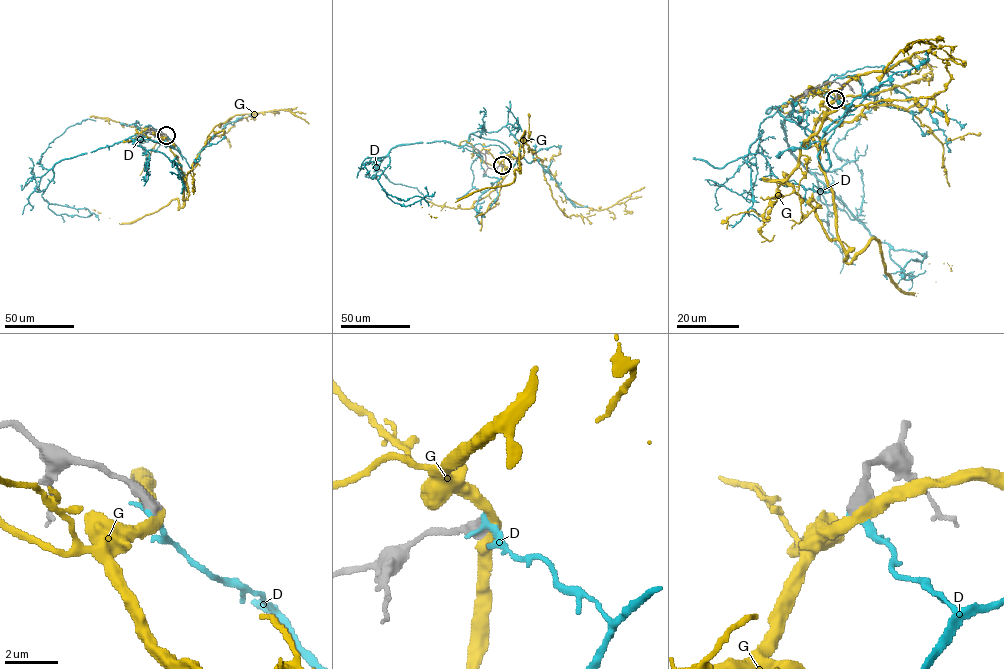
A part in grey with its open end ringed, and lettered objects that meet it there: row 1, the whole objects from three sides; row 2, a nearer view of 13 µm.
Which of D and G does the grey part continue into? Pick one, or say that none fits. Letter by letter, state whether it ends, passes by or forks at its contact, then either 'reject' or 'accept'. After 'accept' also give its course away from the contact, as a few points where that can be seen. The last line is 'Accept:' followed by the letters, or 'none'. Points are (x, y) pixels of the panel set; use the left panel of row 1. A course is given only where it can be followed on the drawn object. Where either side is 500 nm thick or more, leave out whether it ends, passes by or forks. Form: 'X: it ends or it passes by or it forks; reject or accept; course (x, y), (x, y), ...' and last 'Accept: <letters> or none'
D: reject
G: reject
Accept: none

